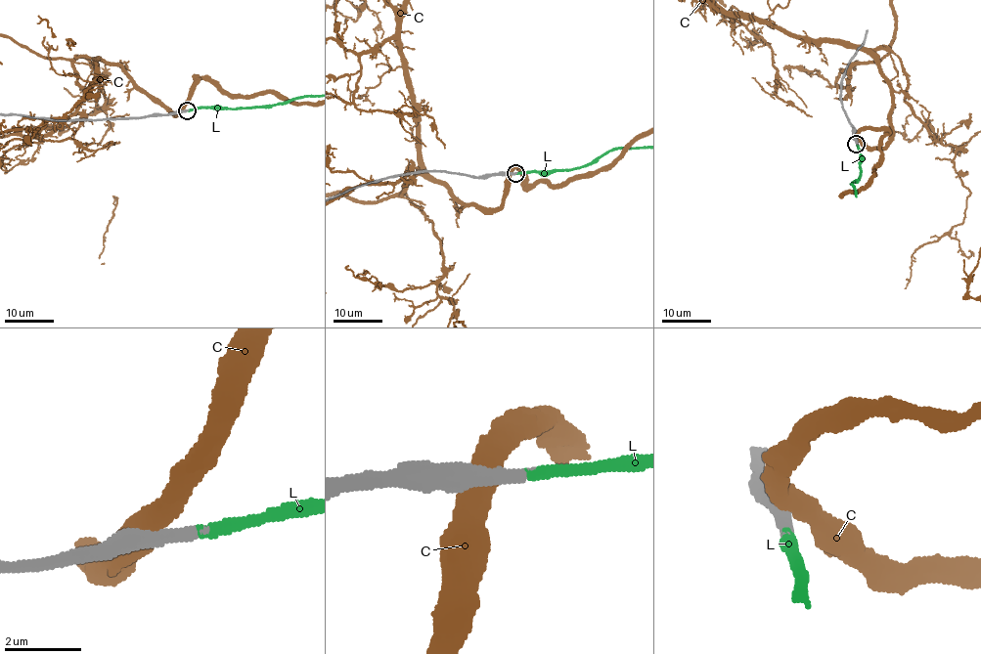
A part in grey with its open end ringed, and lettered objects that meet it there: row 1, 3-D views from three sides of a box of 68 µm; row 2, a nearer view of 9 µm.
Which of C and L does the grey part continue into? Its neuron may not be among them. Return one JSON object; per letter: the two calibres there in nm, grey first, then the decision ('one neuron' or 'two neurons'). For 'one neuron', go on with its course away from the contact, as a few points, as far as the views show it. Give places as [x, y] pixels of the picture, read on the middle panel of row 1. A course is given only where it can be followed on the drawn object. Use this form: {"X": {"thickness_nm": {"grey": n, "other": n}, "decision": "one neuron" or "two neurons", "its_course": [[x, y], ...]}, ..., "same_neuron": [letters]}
{"C": {"thickness_nm": {"grey": 440, "other": 550}, "decision": "two neurons"}, "L": {"thickness_nm": {"grey": 360, "other": 300}, "decision": "one neuron"}, "same_neuron": ["L"]}

